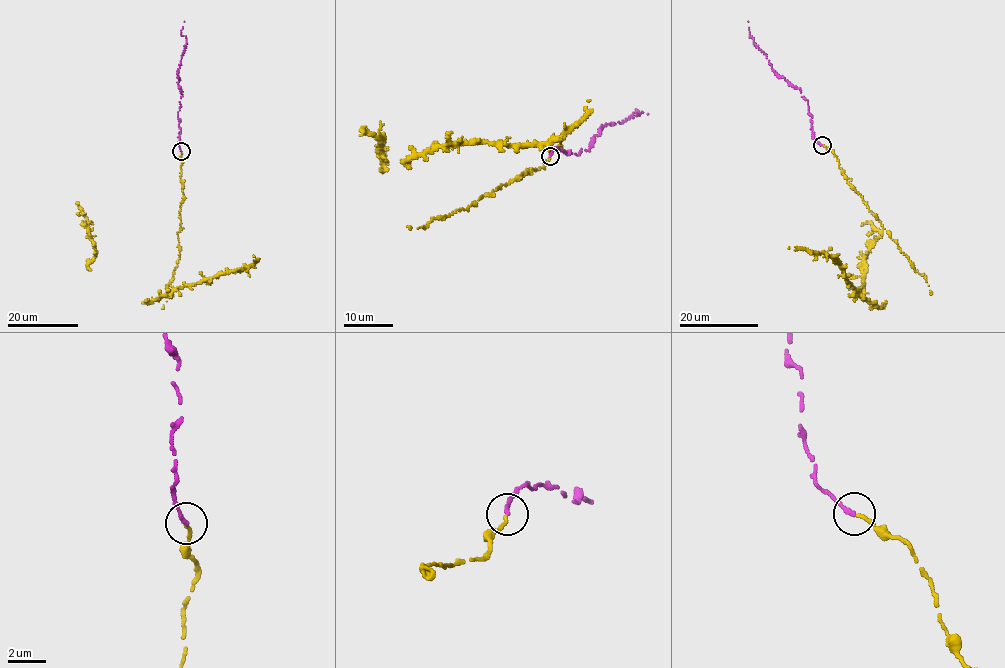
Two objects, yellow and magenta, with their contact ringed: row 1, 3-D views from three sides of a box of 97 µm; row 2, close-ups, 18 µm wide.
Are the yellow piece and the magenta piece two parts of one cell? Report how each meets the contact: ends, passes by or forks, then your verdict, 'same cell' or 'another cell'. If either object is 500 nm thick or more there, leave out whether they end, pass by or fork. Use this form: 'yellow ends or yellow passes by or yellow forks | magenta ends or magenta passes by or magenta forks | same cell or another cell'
yellow ends | magenta ends | same cell

